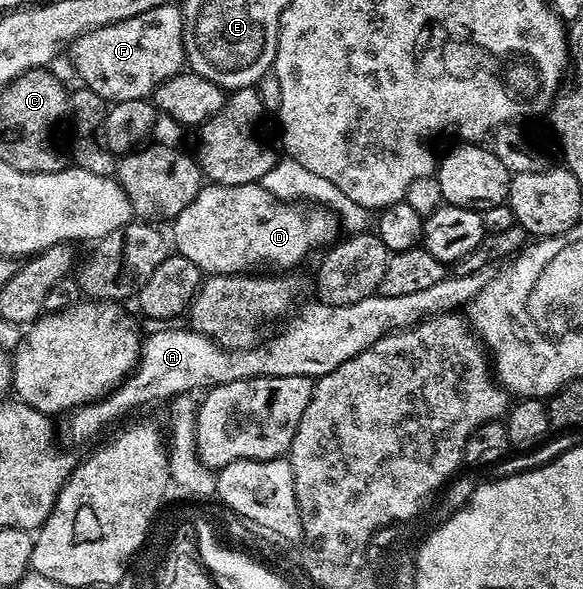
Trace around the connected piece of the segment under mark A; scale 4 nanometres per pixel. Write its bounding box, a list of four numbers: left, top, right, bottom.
[65,274,485,442]

